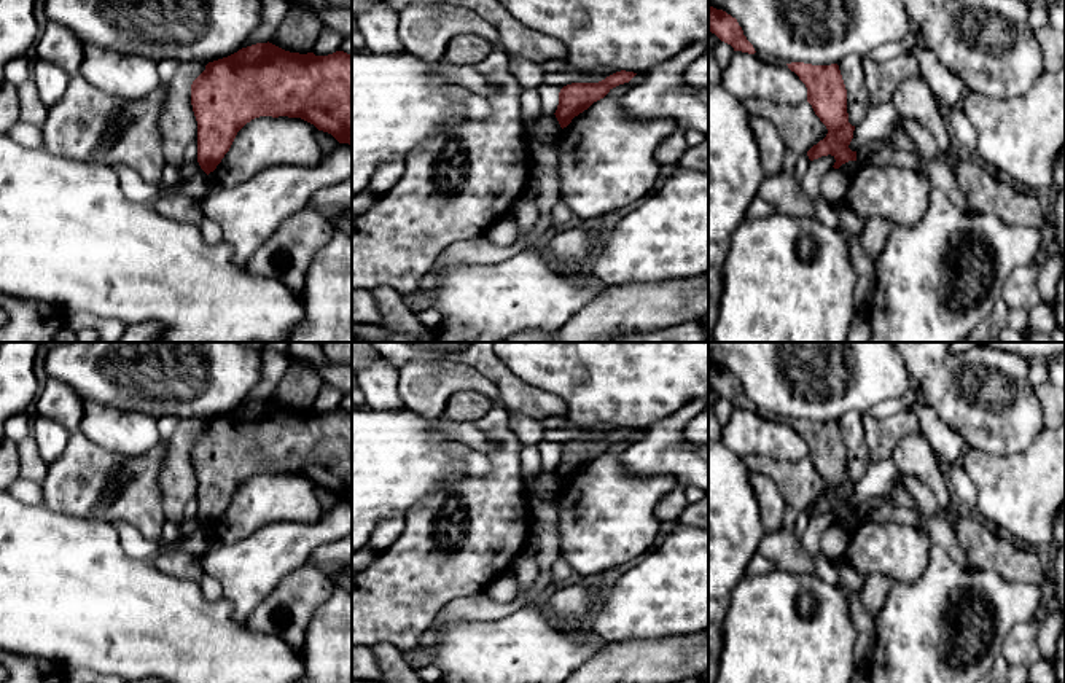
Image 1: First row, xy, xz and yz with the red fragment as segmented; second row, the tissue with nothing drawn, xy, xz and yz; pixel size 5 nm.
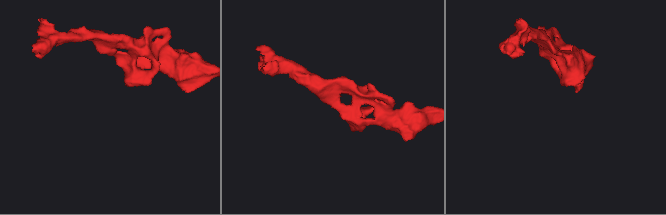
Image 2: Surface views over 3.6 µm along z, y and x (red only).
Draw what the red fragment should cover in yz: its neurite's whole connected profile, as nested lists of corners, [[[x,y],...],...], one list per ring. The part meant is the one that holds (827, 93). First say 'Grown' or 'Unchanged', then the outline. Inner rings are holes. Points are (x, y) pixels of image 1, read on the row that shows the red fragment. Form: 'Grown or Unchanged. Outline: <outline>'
Unchanged. Outline: [[[804,62],[786,64],[807,88],[807,102],[826,126],[828,134],[813,145],[807,156],[810,161],[831,154],[839,169],[848,161],[856,161],[856,151],[848,148],[855,126],[848,123],[847,89],[837,64],[812,65]]]

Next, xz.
Unchanged. Outline: [[[616,72],[599,83],[572,83],[560,89],[556,118],[560,127],[567,127],[575,116],[603,99],[613,88],[629,83],[637,73]]]

